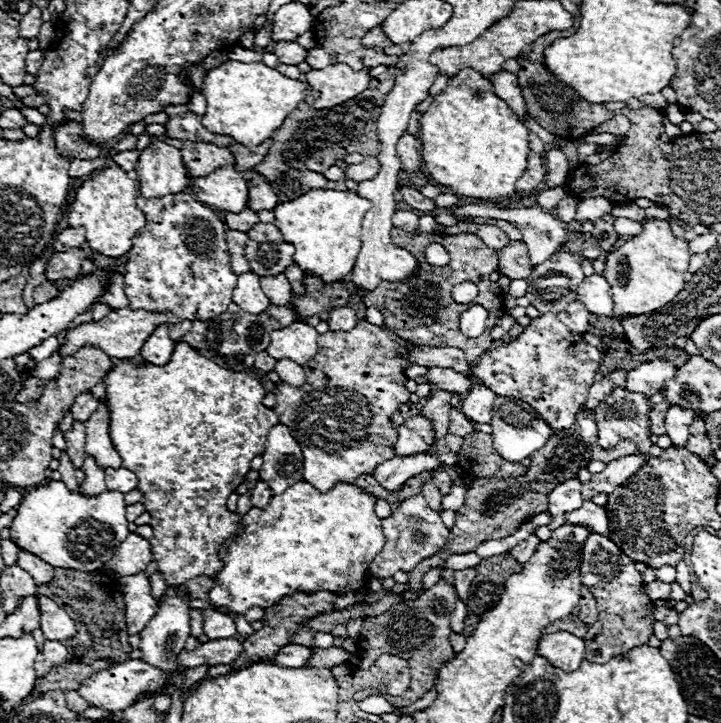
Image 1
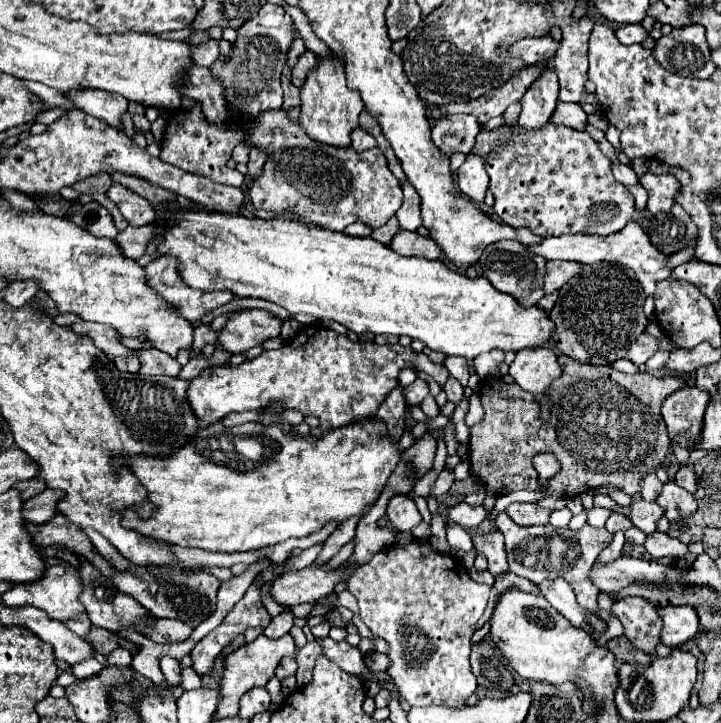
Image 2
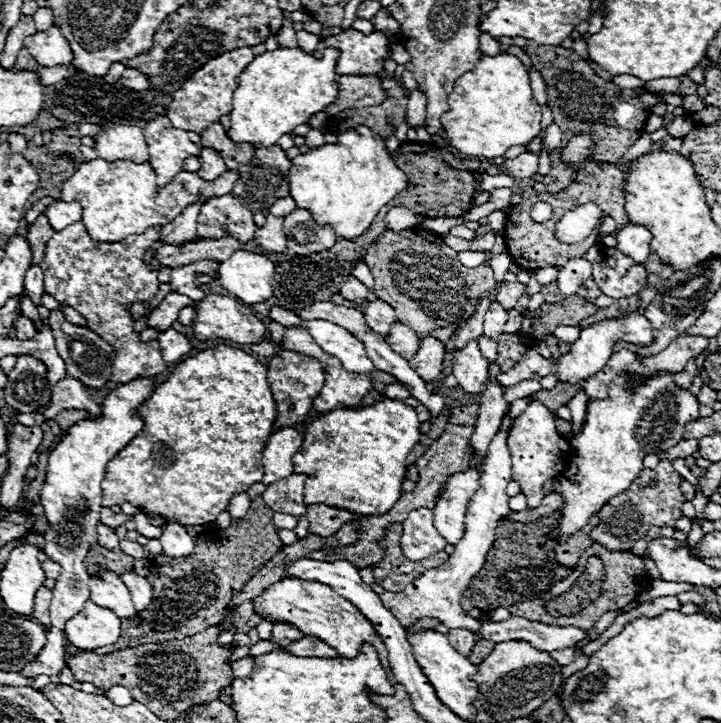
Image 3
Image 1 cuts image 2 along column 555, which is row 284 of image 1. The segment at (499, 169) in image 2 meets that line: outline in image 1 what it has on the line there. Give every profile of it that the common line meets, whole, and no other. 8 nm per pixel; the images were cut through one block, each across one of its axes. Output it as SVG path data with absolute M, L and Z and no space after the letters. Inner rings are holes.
M138 194L138 208L146 214L146 224L134 238L134 246L126 254L124 292L130 300L130 308L142 308L148 312L170 312L176 320L212 320L228 310L232 304L232 290L238 276L230 266L230 252L224 240L224 222L192 194L168 194L162 198L142 198Z

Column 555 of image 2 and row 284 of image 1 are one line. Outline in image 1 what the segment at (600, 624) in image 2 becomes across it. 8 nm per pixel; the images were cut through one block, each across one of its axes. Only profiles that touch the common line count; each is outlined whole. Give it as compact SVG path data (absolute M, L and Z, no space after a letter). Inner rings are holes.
M592 274L592 276L584 278L584 282L578 286L576 300L580 304L584 304L584 308L590 314L612 316L614 302L610 298L610 286L604 280L604 276L600 276L600 274Z

